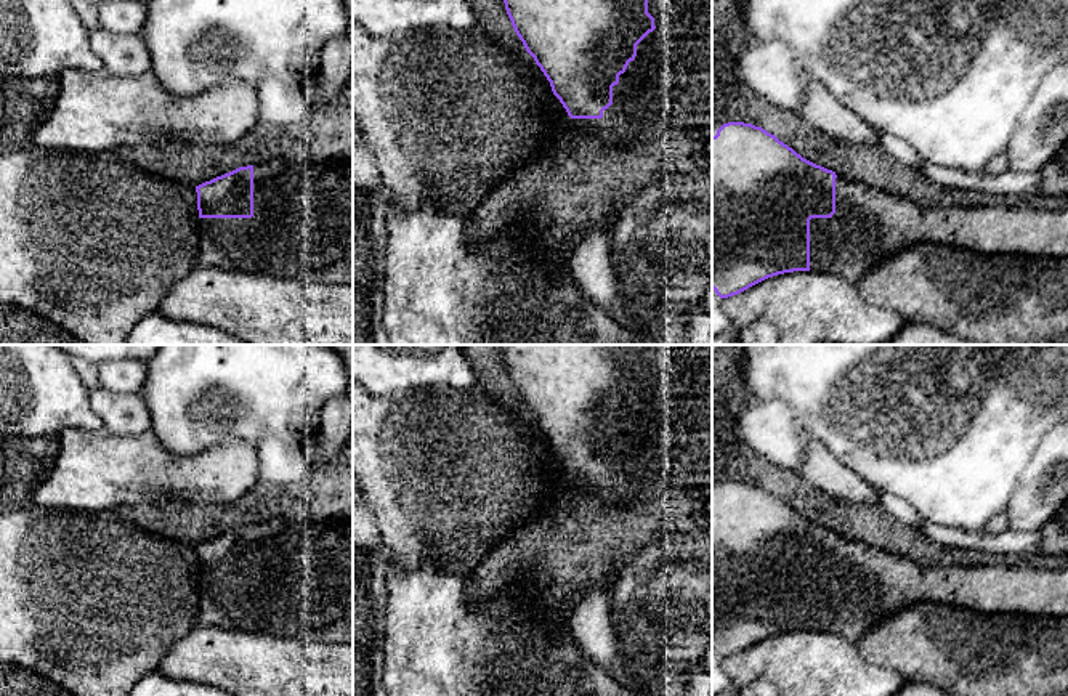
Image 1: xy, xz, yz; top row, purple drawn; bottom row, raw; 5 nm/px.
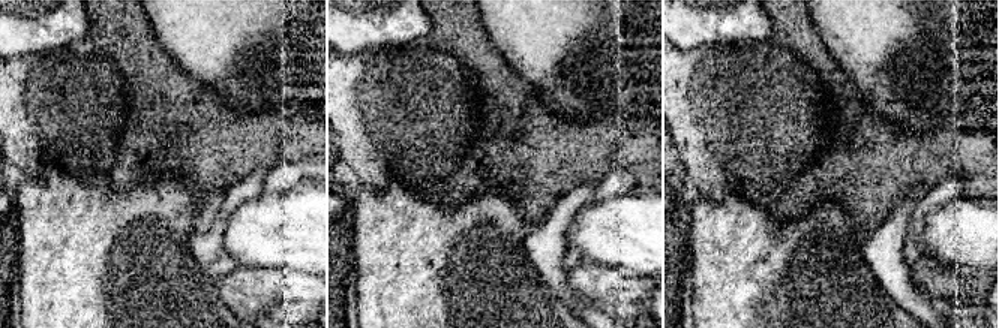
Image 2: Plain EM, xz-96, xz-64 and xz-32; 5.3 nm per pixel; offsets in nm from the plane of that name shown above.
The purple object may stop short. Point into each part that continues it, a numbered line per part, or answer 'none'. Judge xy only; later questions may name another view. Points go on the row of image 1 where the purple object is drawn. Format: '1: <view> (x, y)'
1: xy (302, 226)

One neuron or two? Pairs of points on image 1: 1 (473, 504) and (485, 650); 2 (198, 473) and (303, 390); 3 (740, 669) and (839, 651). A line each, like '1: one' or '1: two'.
1: two
2: two
3: one

